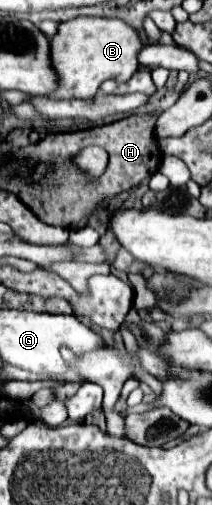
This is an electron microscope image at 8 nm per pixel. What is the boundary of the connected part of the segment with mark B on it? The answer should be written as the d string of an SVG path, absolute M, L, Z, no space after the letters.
M77 16L59 24L59 32L51 38L51 60L59 74L59 88L51 98L91 100L105 80L127 82L137 70L137 54L143 48L139 32L119 18Z

